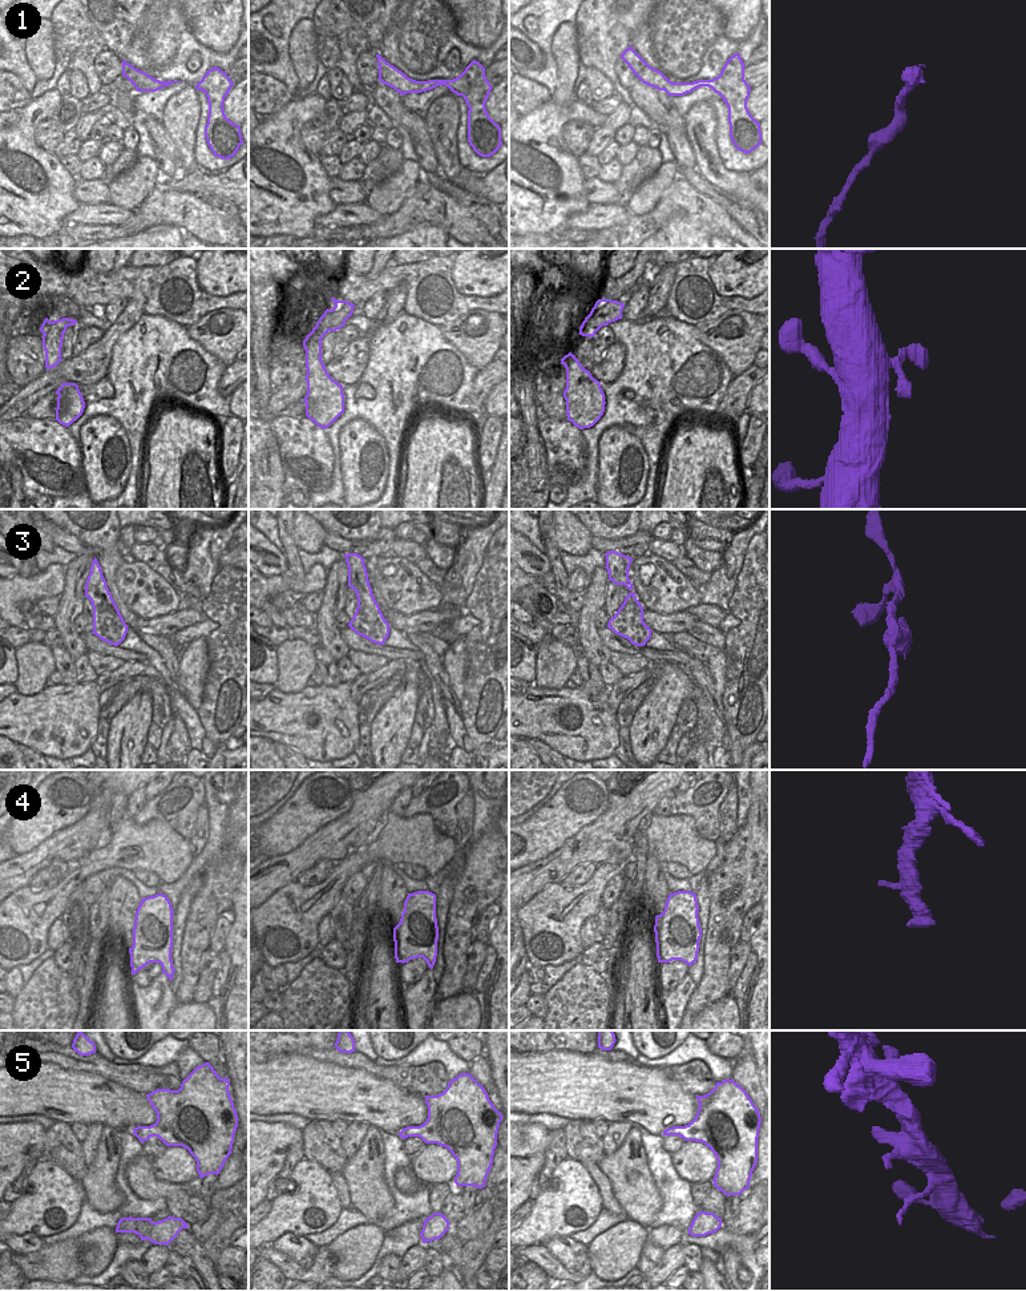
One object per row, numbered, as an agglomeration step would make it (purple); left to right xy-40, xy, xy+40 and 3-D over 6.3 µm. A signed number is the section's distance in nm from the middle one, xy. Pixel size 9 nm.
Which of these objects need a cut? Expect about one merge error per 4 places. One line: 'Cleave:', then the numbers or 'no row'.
Cleave: no row

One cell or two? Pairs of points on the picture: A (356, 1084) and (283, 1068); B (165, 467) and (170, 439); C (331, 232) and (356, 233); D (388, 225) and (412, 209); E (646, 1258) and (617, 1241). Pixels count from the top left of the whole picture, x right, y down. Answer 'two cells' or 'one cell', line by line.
A: one cell
B: one cell
C: one cell
D: one cell
E: two cells

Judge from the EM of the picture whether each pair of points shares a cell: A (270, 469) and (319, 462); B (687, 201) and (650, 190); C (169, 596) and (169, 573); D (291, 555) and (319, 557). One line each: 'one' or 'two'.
A: two
B: two
C: two
D: two

